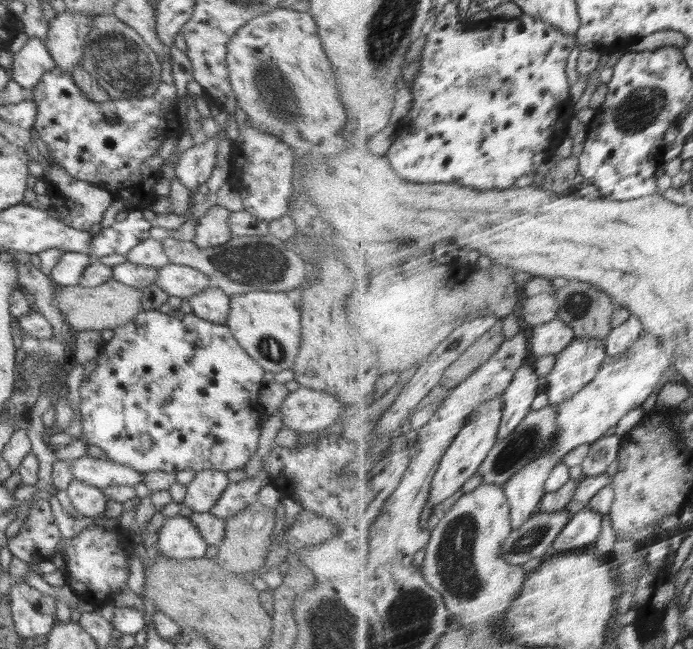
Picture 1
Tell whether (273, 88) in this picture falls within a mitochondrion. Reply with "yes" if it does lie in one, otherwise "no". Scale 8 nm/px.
yes

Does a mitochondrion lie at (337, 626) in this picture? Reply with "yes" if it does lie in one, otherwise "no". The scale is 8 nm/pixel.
yes

